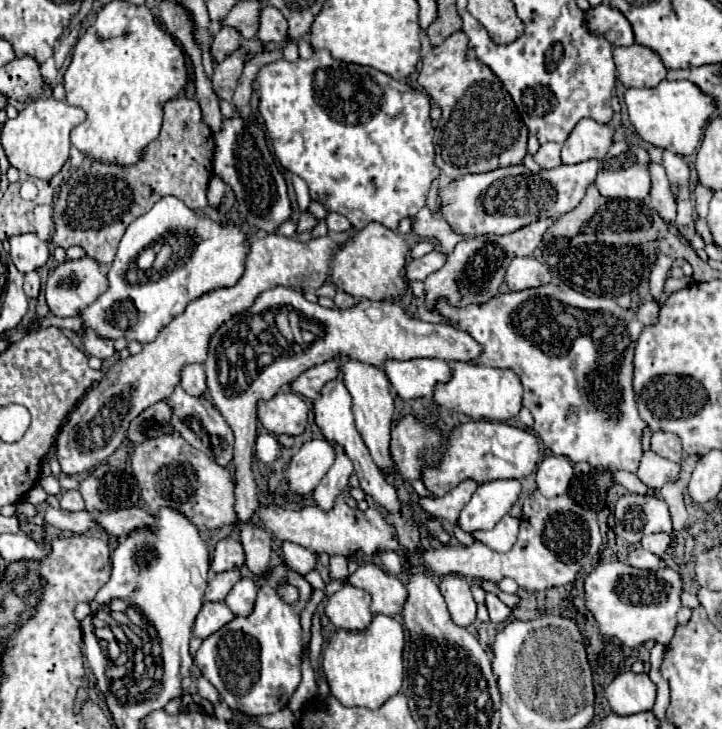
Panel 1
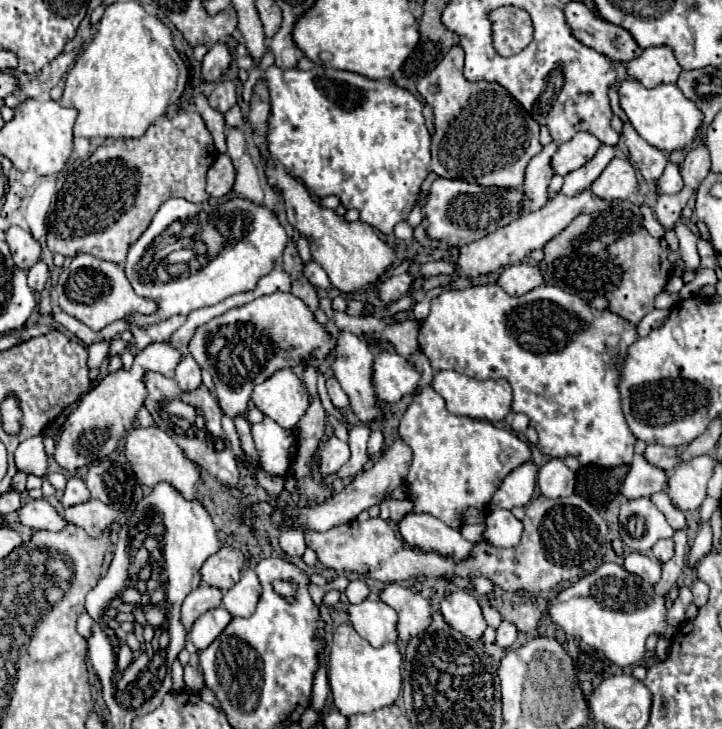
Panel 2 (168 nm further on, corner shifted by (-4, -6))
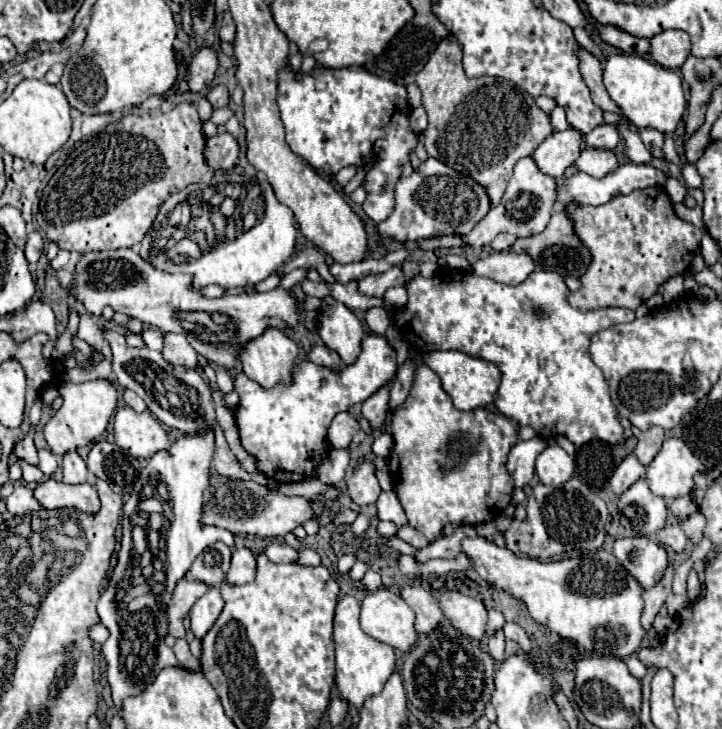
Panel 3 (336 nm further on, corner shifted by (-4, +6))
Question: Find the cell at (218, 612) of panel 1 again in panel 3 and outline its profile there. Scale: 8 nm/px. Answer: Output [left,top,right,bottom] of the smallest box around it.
[190,588,224,638]

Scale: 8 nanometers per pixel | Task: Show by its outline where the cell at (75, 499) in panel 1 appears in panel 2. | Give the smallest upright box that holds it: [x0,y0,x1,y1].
[62,478,90,508]

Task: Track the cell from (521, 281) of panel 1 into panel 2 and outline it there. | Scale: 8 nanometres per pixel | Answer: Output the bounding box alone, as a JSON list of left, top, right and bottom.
[498,262,544,296]

